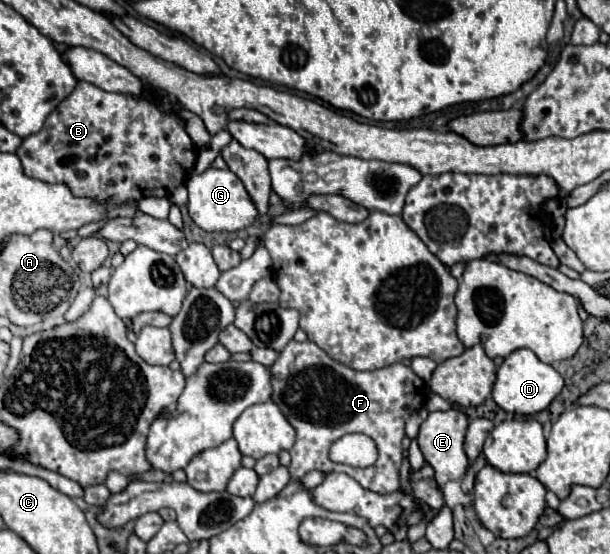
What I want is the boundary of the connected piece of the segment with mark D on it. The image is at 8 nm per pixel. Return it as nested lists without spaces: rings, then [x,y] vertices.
[[[517,349],[497,369],[497,381],[493,385],[493,399],[505,413],[533,417],[547,409],[551,401],[561,393],[563,377],[547,363],[539,361],[531,349]]]

